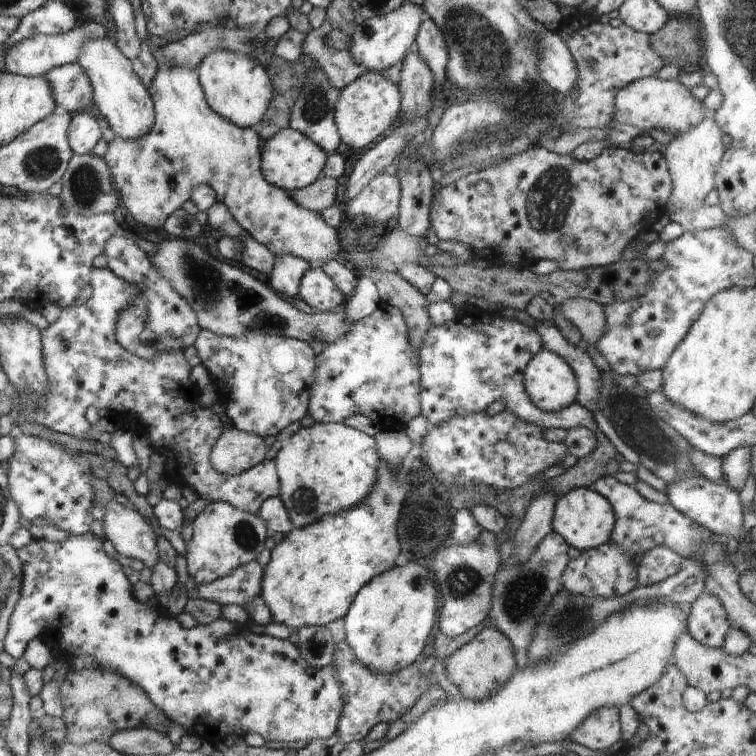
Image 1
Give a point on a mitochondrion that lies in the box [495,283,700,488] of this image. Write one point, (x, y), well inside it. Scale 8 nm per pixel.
(635, 421)

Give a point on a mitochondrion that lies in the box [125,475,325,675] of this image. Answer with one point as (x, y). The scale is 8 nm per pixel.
(304, 500)

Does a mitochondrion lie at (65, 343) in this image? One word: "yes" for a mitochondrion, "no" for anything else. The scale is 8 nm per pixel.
yes

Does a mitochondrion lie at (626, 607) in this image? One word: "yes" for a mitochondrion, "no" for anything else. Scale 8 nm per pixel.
no

